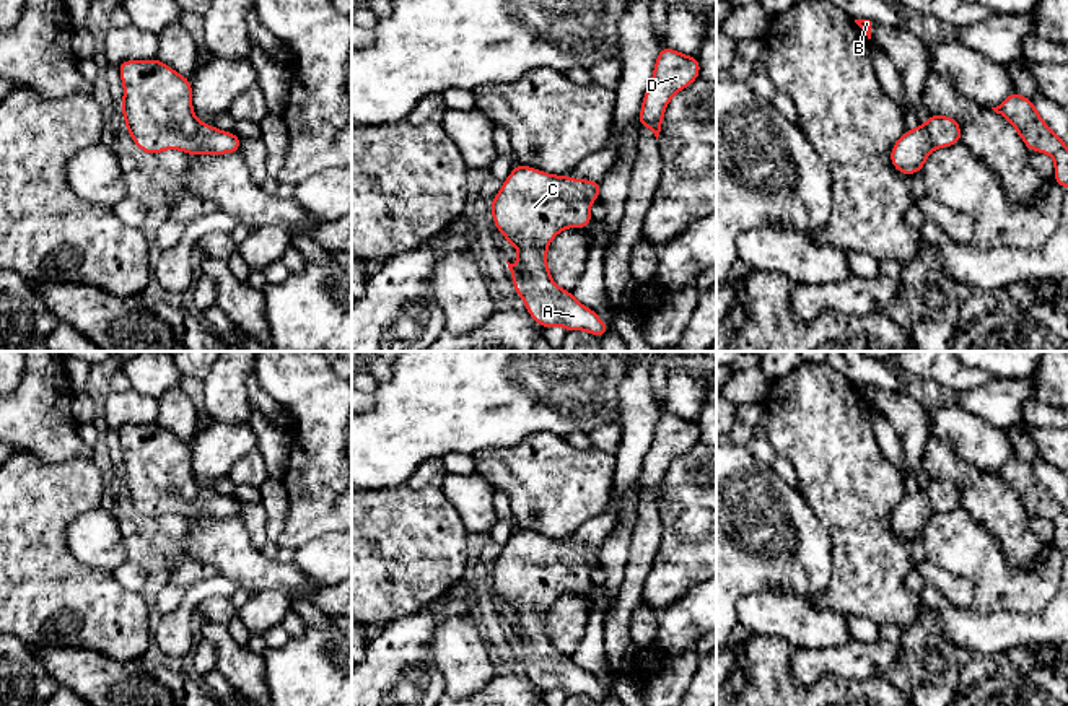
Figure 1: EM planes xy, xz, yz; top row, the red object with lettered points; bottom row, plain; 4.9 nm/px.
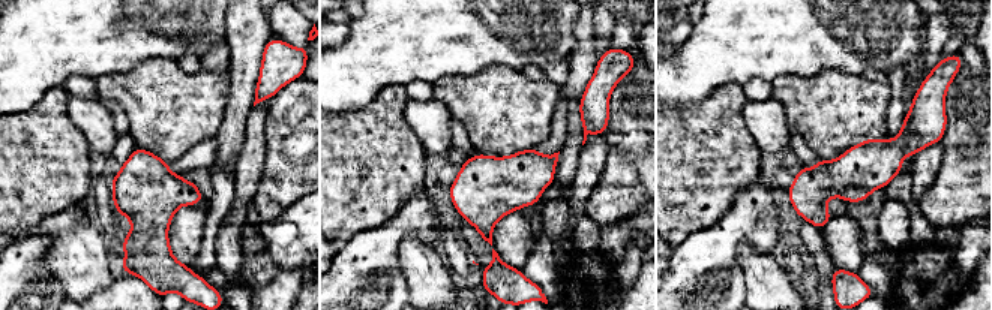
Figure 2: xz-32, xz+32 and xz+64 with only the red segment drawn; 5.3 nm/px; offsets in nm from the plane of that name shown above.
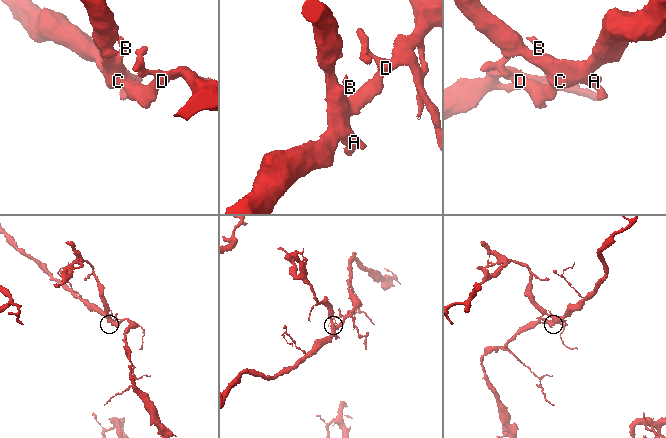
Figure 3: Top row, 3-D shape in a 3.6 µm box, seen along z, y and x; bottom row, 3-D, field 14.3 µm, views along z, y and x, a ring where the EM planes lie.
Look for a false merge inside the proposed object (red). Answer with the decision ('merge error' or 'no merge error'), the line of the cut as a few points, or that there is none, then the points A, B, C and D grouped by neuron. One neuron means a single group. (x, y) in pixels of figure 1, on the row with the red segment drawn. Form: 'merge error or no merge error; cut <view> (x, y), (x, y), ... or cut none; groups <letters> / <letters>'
no merge error; cut none; groups A B C D

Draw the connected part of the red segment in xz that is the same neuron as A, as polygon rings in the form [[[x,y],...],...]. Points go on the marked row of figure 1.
[[[514,164],[490,202],[497,229],[511,242],[519,260],[508,264],[514,293],[537,325],[562,325],[565,332],[586,330],[597,338],[611,330],[571,291],[557,286],[547,265],[547,247],[567,228],[589,228],[589,203],[599,200],[601,182],[552,176]]]

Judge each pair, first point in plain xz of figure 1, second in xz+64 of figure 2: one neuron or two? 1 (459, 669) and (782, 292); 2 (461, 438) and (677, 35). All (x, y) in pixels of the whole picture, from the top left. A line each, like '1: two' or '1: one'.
1: one
2: two

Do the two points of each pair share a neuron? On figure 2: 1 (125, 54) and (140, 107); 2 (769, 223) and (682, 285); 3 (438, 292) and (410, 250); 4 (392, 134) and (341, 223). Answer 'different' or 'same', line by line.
1: different
2: same
3: same
4: same

